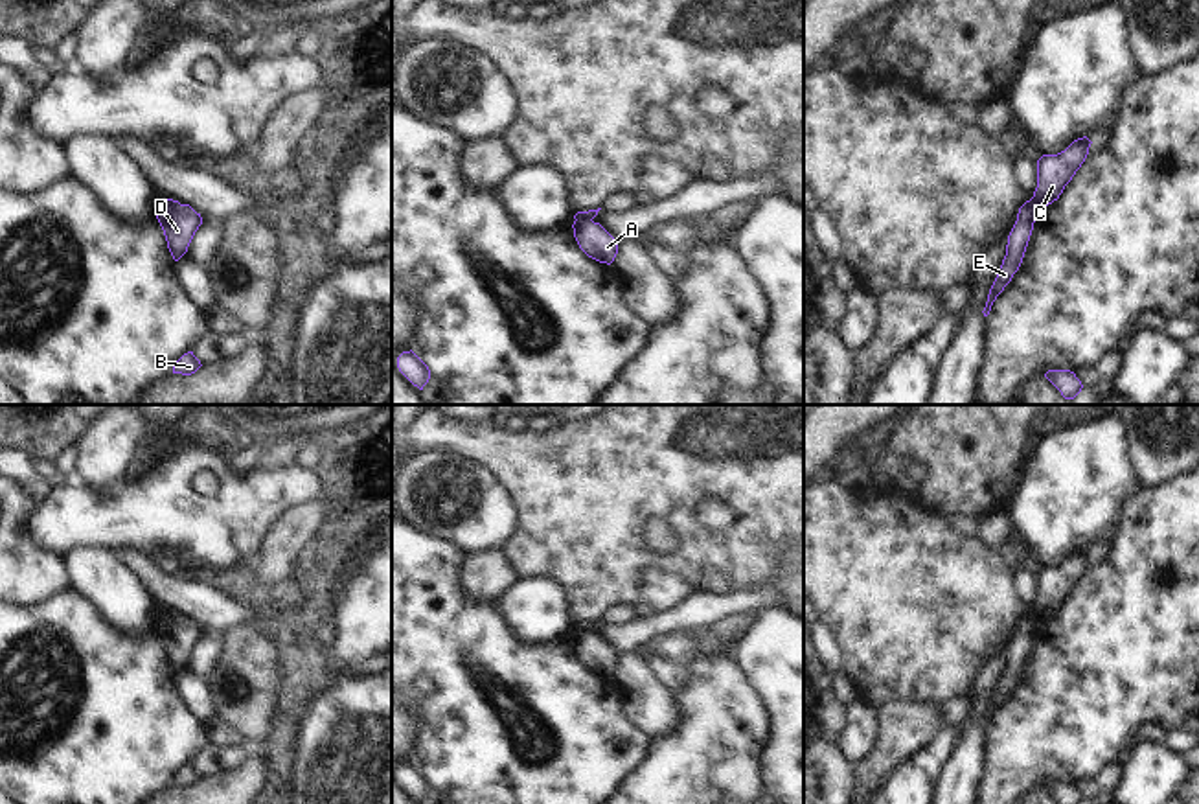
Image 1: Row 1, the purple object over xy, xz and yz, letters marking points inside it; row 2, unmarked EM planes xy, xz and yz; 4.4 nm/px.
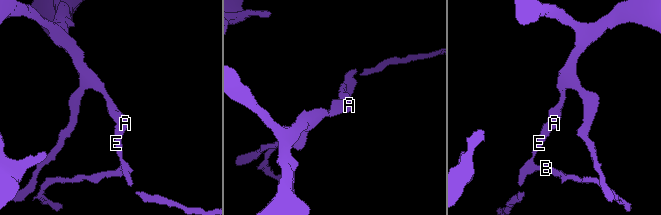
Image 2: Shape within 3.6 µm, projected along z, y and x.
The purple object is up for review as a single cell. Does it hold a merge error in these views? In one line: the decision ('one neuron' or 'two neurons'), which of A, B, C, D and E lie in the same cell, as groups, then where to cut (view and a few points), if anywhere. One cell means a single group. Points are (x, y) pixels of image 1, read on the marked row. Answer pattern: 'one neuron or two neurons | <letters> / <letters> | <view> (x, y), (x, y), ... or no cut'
two neurons | A C / B D E | yz (1028, 201), (1036, 210)

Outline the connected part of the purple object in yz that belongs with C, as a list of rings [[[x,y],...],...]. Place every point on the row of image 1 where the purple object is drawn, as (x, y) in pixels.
[[[1087,136],[1074,140],[1057,155],[1043,155],[1037,160],[1037,188],[1030,204],[1041,210],[1059,199],[1065,186],[1072,180],[1089,155],[1091,140]]]

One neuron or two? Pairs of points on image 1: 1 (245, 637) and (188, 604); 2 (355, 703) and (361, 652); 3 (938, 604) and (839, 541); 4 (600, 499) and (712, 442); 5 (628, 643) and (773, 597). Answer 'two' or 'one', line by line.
1: two
2: two
3: one
4: one
5: one

